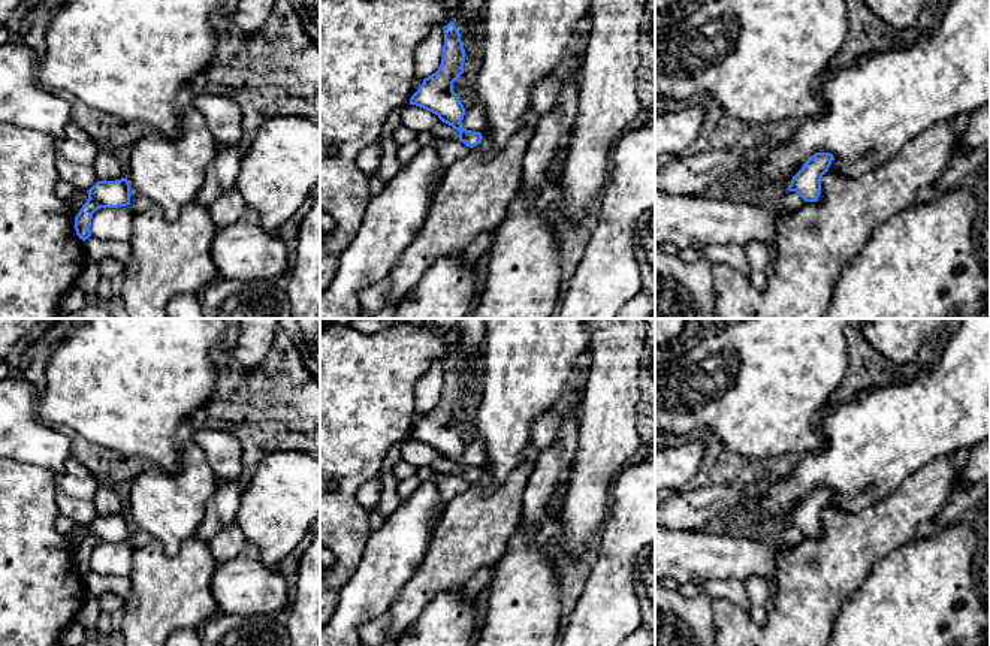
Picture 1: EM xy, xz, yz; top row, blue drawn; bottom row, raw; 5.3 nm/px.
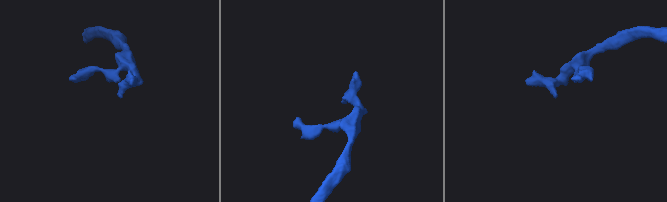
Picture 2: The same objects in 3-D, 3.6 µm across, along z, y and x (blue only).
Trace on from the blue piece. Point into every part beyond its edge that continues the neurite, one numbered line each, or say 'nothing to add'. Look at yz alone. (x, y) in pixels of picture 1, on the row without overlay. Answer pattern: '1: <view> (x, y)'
nothing to add

